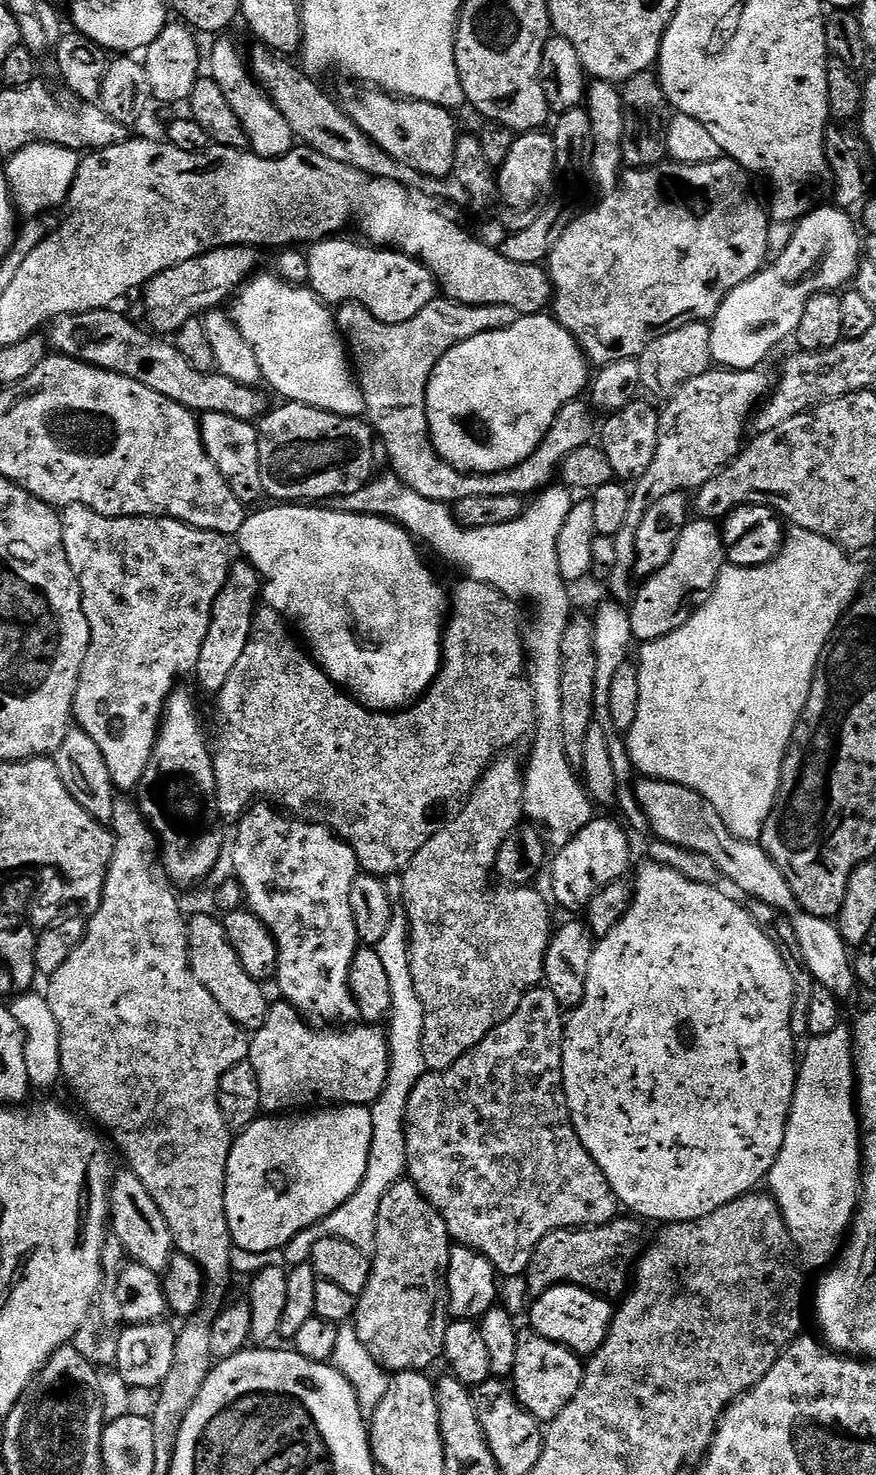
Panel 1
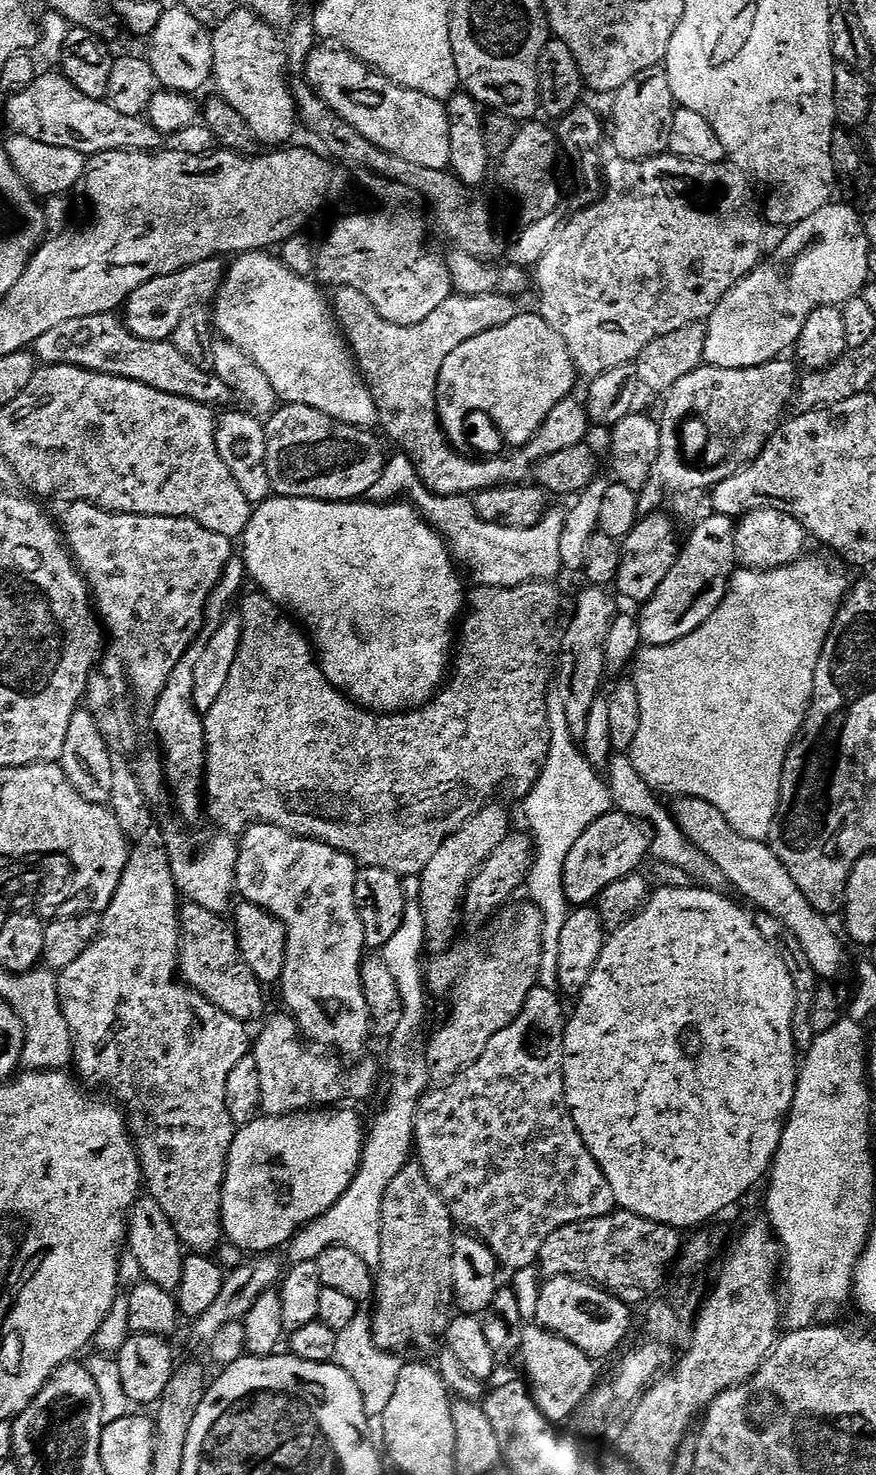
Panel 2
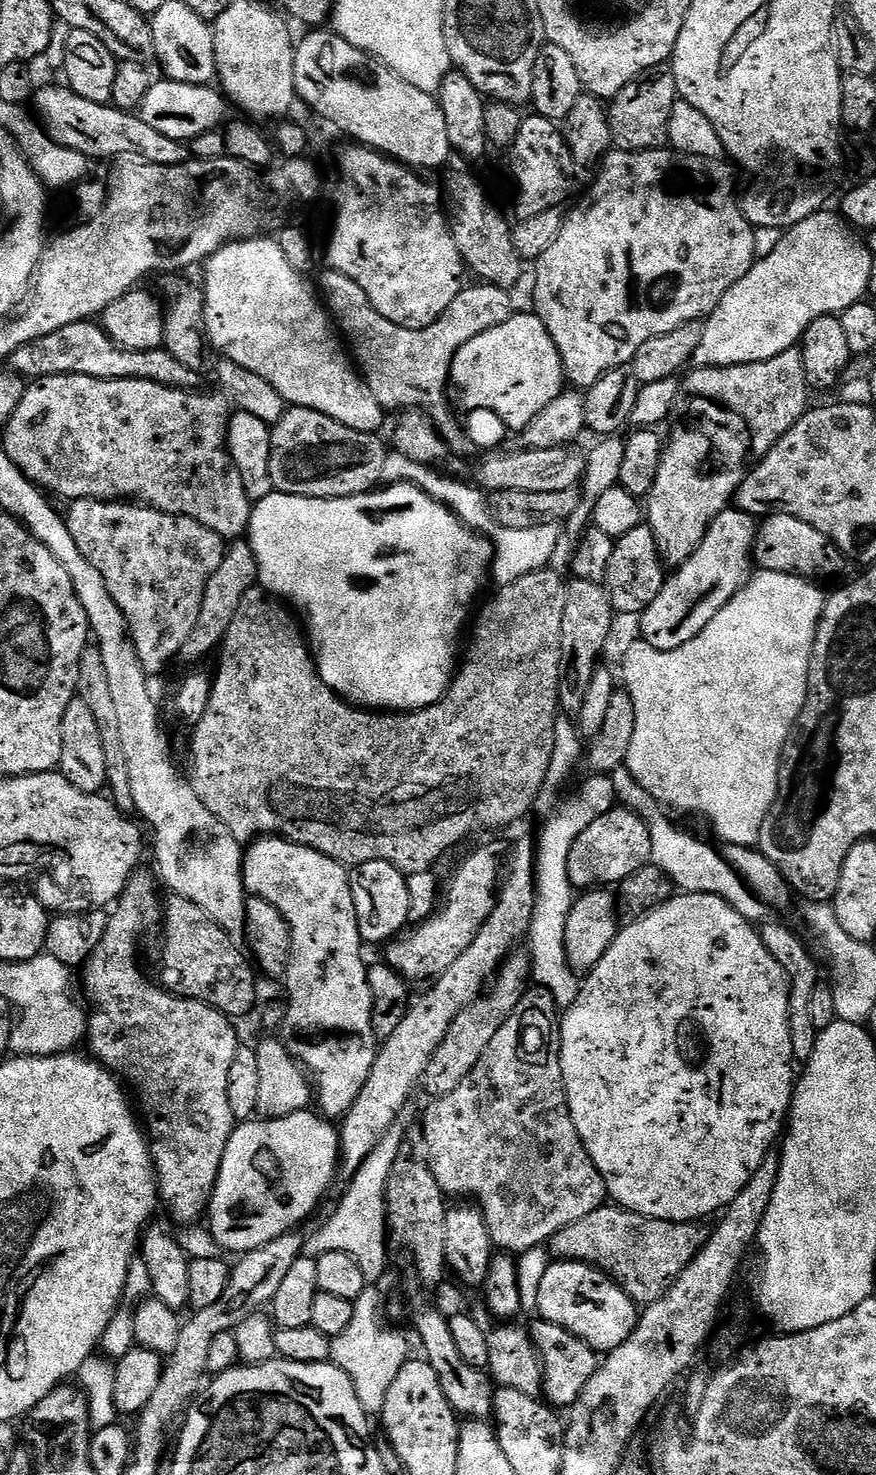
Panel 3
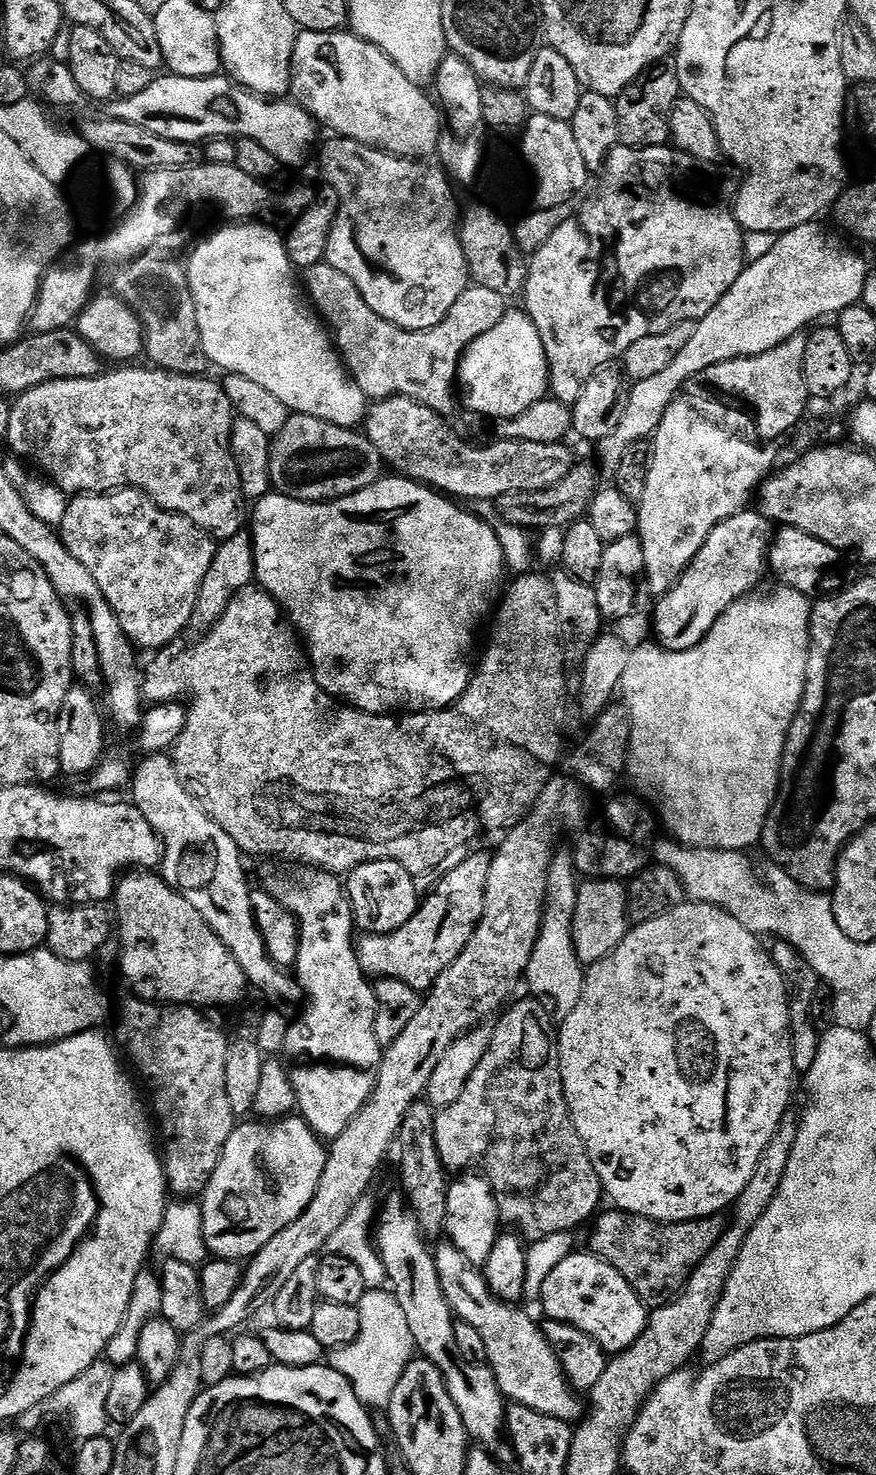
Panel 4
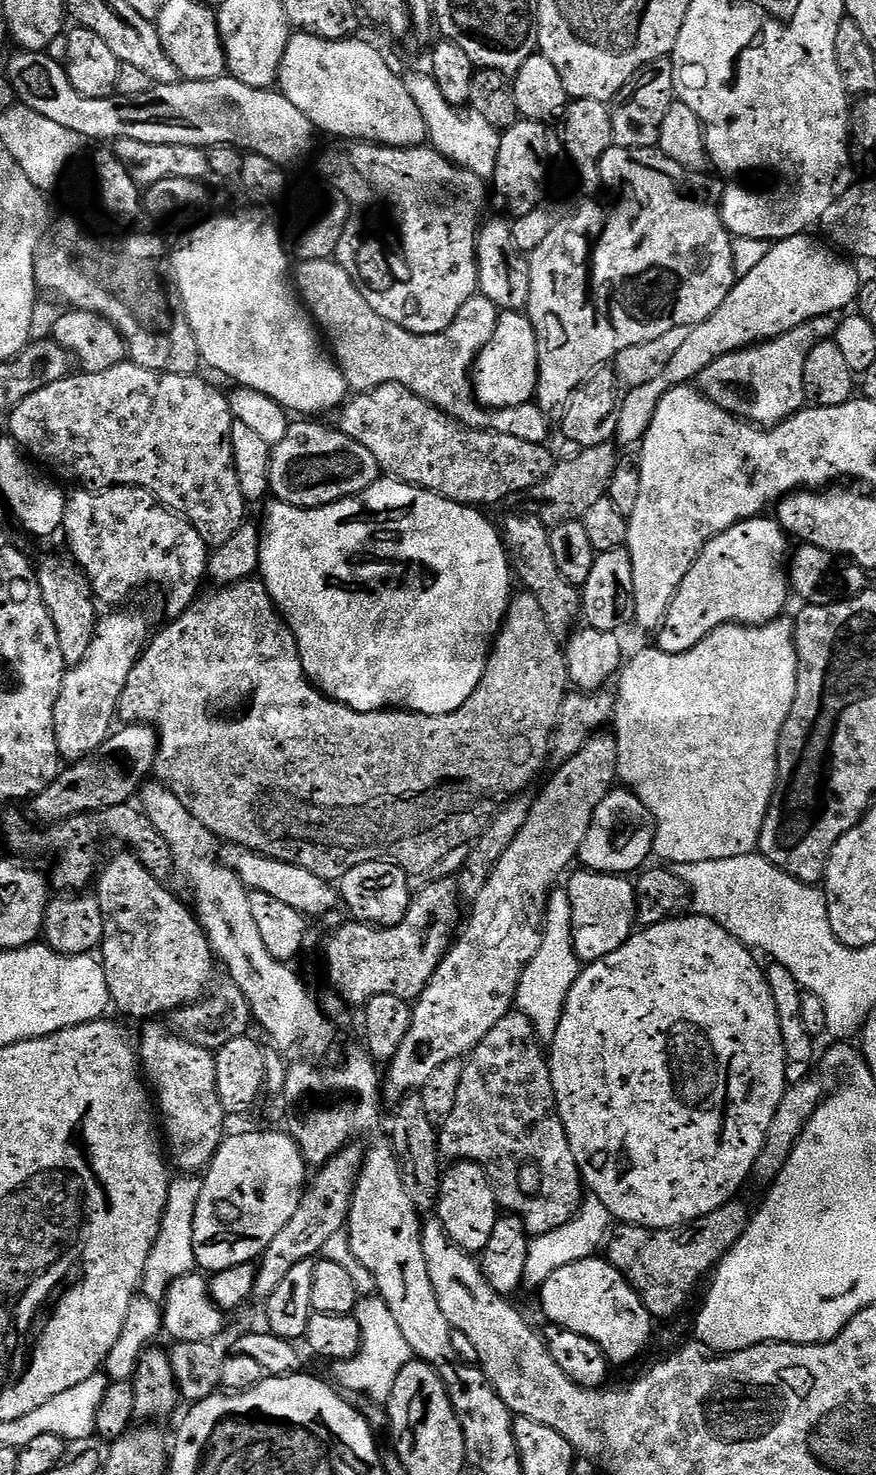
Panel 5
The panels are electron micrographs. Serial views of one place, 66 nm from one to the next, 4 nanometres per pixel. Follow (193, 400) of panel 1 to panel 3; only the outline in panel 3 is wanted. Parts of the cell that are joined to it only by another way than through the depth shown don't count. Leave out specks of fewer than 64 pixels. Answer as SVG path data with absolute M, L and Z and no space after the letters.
M92 320L74 322L46 334L46 338L34 338L34 342L14 350L10 361L11 371L23 376L25 381L41 380L47 376L89 376L99 380L149 380L167 388L196 390L201 387L201 373L182 366L163 347L145 352L131 352L129 348L119 348L103 327Z

